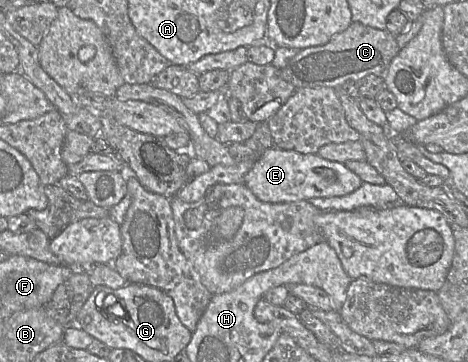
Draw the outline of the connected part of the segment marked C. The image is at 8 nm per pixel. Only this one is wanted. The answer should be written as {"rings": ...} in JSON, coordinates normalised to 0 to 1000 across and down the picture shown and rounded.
{"rings":[[[752,58],[735,86],[714,97],[697,122],[641,138],[609,185],[598,191],[598,202],[603,215],[632,246],[677,240],[722,246],[739,224],[765,227],[791,204],[821,218],[833,171],[855,138],[844,99],[825,80],[812,83]]]}

